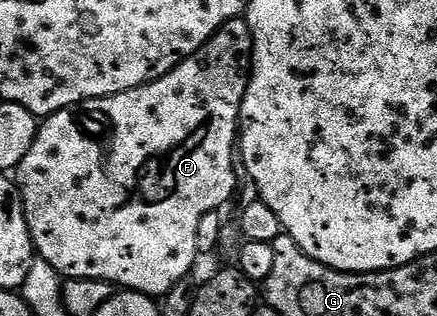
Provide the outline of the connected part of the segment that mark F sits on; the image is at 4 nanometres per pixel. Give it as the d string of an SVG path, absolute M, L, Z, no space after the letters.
M245 16L232 19L200 47L188 59L184 59L175 69L168 71L160 79L147 85L136 87L132 91L124 91L120 95L101 97L91 101L81 101L67 109L61 109L45 118L39 124L36 143L32 143L32 151L24 155L24 163L16 170L16 184L22 194L22 206L26 212L26 222L30 238L34 244L34 252L41 260L46 261L63 279L96 279L107 281L109 285L122 291L144 293L155 299L165 298L178 284L185 282L190 276L190 268L194 260L200 257L198 252L198 232L200 219L204 215L221 210L222 204L234 193L234 188L240 185L240 180L234 173L236 160L236 142L240 137L240 122L238 116L242 110L242 100L250 82L250 57L254 54L252 31L248 27Z

